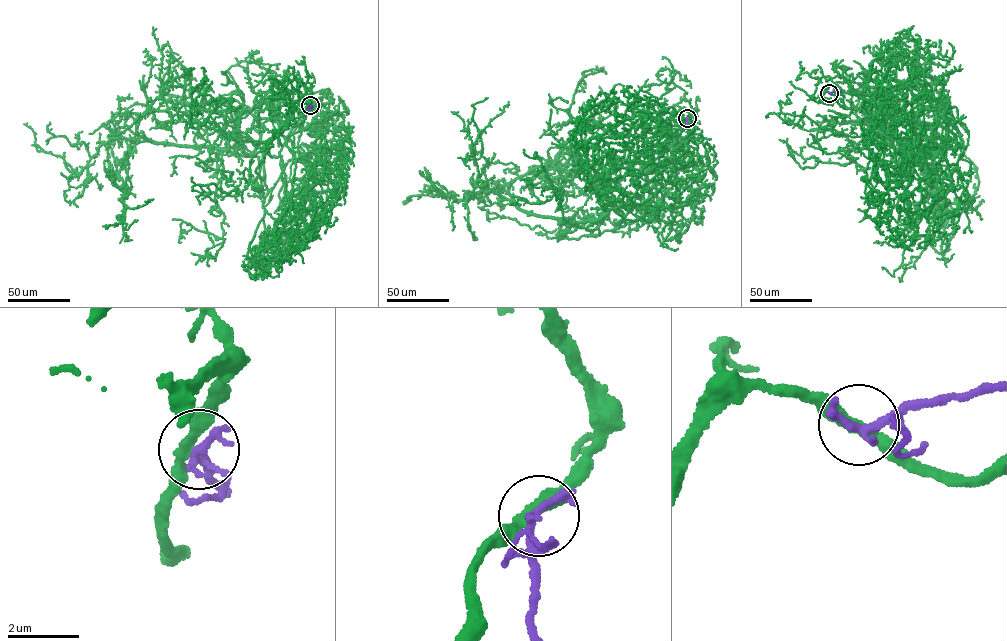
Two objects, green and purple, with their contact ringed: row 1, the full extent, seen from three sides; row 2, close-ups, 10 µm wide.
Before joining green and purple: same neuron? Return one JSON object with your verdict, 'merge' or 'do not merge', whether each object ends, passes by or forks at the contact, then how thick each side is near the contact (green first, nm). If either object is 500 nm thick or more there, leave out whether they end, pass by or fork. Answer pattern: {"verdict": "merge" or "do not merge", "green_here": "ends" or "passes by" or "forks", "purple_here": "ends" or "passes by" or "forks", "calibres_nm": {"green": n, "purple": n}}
{"verdict": "do not merge", "green_here": "passes by", "purple_here": "ends", "calibres_nm": {"green": 320, "purple": 320}}

